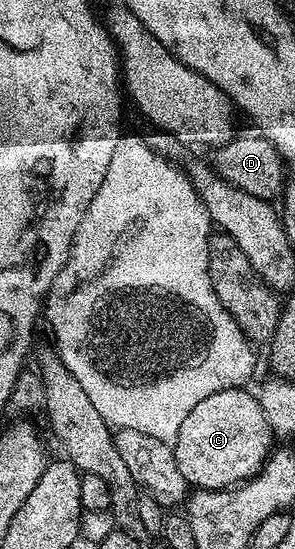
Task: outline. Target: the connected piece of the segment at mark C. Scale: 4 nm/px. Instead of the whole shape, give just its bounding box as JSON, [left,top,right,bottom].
[172,387,275,491]

